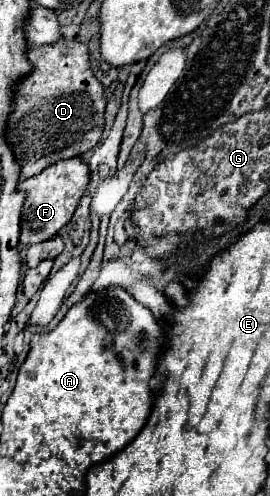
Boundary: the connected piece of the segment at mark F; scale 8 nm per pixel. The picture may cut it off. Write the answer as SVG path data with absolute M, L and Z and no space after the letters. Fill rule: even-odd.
M72 157L68 161L58 161L46 167L42 173L20 181L18 191L26 193L26 201L22 207L22 221L20 221L22 225L20 245L30 247L58 235L58 231L72 219L88 183L90 183L90 167L78 157Z

